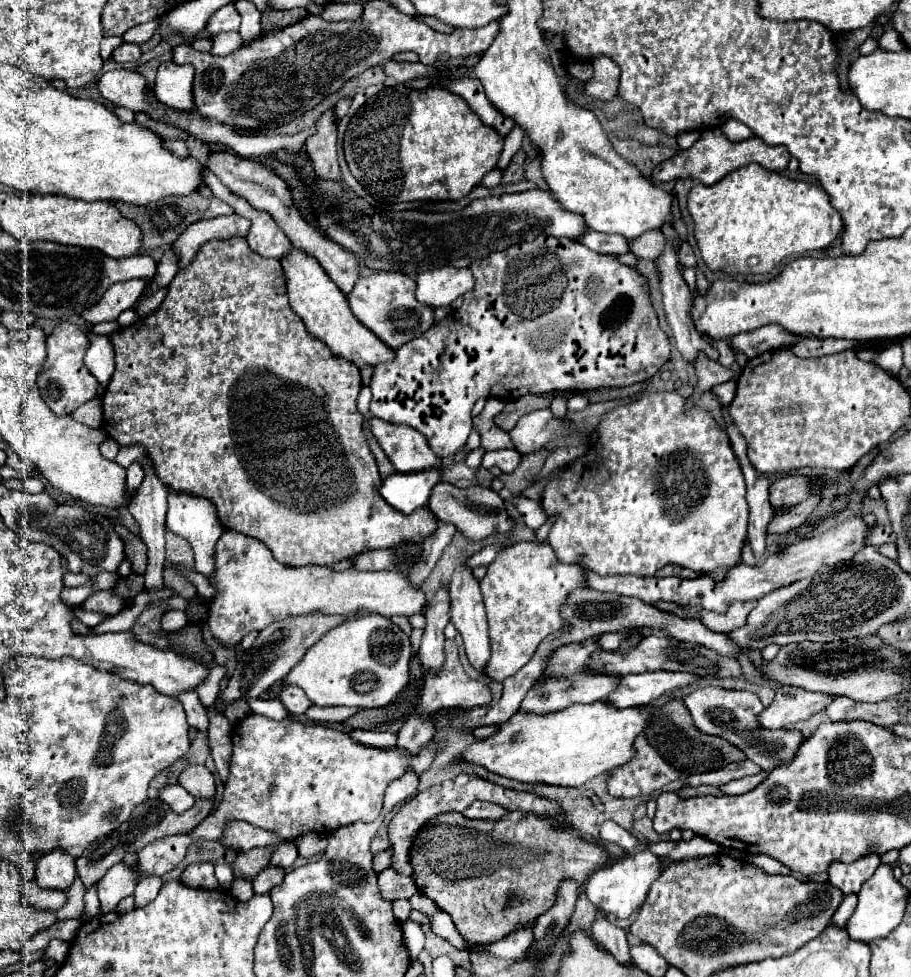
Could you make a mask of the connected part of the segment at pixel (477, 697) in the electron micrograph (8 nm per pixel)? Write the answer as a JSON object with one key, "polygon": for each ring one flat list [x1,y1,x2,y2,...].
{"polygon":[[445,640,443,652,445,652,445,664,437,672,429,672,424,676,423,694,421,694,421,702,417,706,417,714,435,714,439,710,455,710,455,708,469,710,473,706,489,704,491,702,489,686,485,682,477,682,465,674,463,666,459,662,455,640]]}

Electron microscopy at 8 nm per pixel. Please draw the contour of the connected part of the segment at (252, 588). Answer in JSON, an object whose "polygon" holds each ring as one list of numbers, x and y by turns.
{"polygon":[[225,530,223,536,219,538,215,546,215,556,217,556,217,572,211,576,213,586,217,588,217,596,211,602,211,612,209,612,209,628,227,646,237,646,245,634,251,630,263,630,271,622,283,620,285,616,303,616,303,614,371,614,377,612,381,616,413,616,413,614,423,614,425,612,425,592,419,586,413,586,407,576,401,572,359,572,359,570,343,570,343,572,333,572,325,566,303,566,303,568,293,568,279,564,269,548,261,544,259,540,237,534,233,530]]}

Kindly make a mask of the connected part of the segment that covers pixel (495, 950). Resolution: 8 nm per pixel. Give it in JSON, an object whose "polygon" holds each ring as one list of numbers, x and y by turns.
{"polygon":[[533,924,511,932,509,936,501,938,499,942,489,944,489,948,487,948,487,944,477,946,477,948,473,948,473,952,485,952,485,954,495,956,495,958,521,960,521,958,527,956,527,950,529,950,531,944,533,944]]}

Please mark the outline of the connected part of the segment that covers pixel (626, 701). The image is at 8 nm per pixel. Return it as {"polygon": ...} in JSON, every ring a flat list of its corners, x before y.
{"polygon":[[643,672,643,674,625,674,617,678,619,678,617,692,613,692,613,696,605,698,603,702,617,706,619,710,649,704,661,698,663,694,669,694,675,688,683,688,685,684,697,680,697,676,689,672]]}

